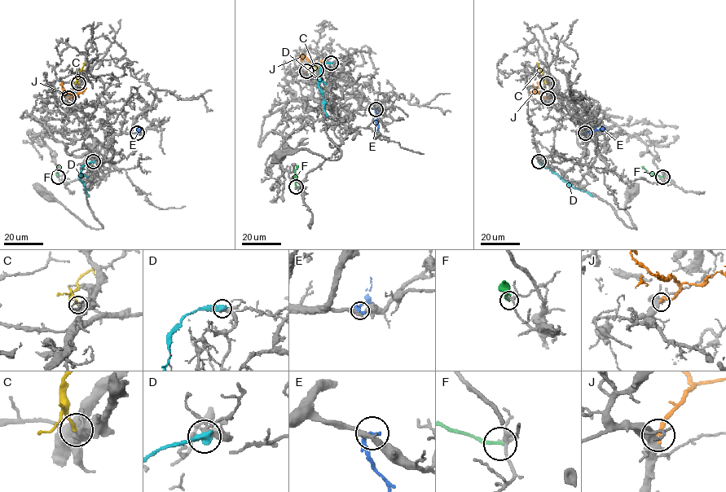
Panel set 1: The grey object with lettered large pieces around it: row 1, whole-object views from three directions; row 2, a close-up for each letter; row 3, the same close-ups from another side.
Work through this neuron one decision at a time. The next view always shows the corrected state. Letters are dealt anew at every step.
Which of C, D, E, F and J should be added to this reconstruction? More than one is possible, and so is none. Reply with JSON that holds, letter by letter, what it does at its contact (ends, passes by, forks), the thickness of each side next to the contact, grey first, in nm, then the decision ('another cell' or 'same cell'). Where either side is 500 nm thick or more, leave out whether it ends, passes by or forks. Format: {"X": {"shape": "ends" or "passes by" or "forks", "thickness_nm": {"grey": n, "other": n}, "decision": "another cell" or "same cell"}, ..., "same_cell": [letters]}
{"C": {"shape": "ends", "thickness_nm": {"grey": 400, "other": 170}, "decision": "another cell"}, "D": {"shape": "ends", "thickness_nm": {"grey": 240, "other": 440}, "decision": "another cell"}, "E": {"shape": "ends", "thickness_nm": {"grey": 320, "other": 240}, "decision": "another cell"}, "F": {"shape": "ends", "thickness_nm": {"grey": 130, "other": 200}, "decision": "another cell"}, "J": {"shape": "ends", "thickness_nm": {"grey": 360, "other": 240}, "decision": "same cell"}, "same_cell": ["J"]}

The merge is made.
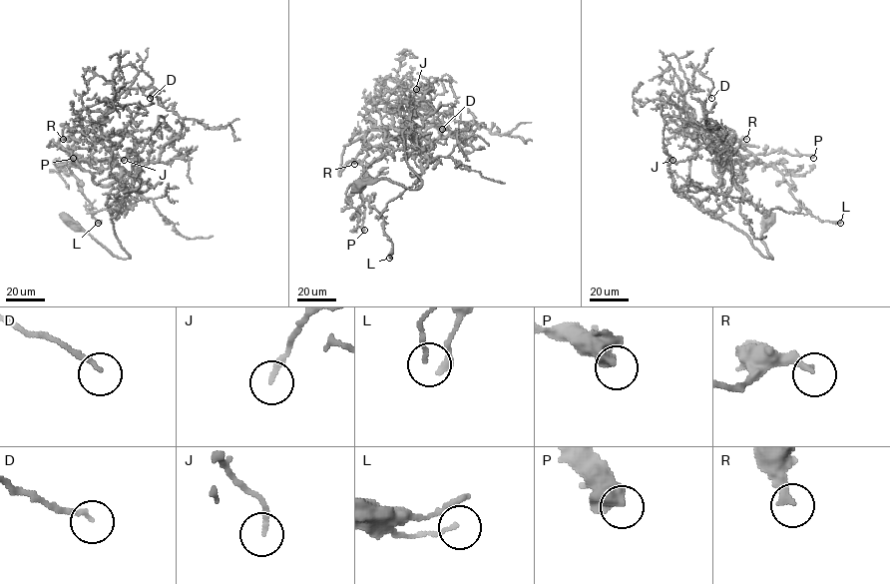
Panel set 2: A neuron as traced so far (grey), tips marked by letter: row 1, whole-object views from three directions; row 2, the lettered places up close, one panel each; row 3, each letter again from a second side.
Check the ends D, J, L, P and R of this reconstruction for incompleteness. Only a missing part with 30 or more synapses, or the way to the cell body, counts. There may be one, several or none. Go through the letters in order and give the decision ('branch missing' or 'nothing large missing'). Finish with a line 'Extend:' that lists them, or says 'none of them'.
D: nothing large missing
J: nothing large missing
L: nothing large missing
P: nothing large missing
R: nothing large missing
Extend: none of them

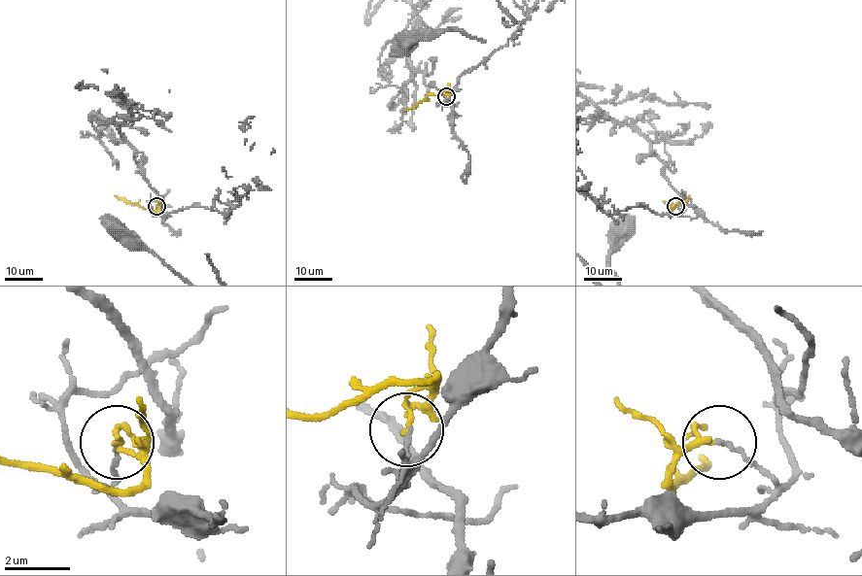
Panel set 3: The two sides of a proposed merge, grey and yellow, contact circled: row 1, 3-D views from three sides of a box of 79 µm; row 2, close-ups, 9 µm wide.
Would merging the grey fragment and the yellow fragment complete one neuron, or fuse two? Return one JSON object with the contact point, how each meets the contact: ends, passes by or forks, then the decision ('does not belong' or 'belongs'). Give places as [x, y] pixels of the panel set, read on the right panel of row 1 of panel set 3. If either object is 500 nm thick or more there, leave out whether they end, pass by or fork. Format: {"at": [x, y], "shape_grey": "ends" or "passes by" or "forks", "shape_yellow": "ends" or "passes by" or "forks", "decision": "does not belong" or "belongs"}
{"at": [675, 206], "shape_grey": "ends", "shape_yellow": "ends", "decision": "does not belong"}

